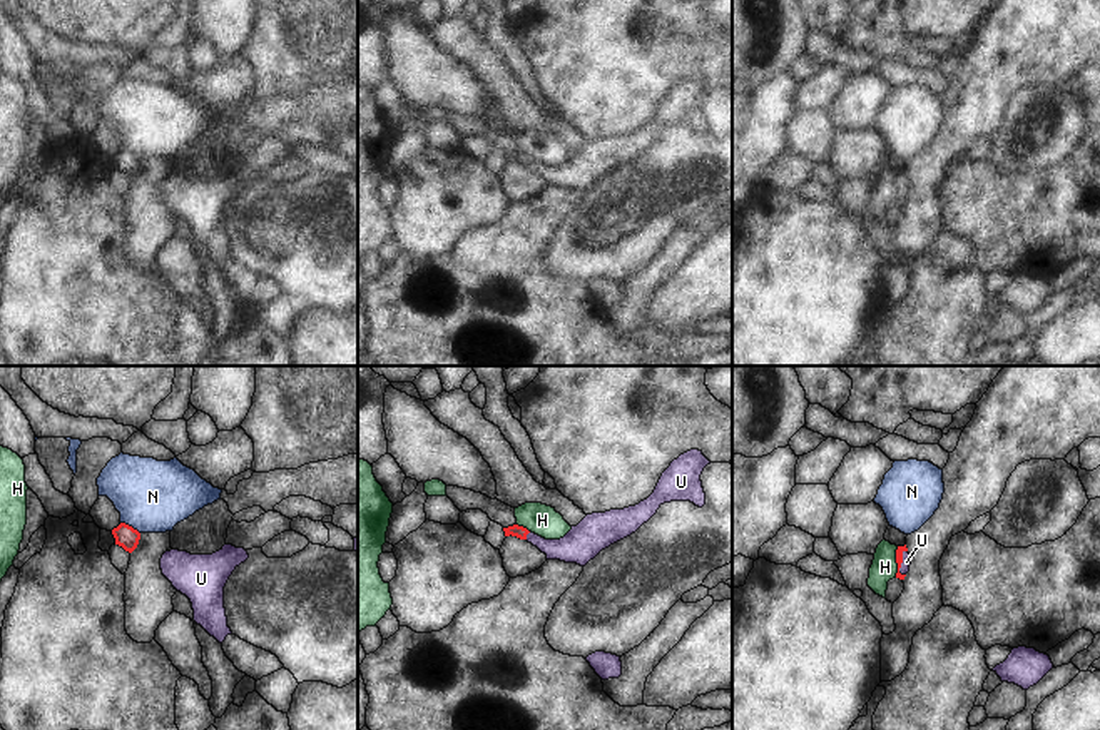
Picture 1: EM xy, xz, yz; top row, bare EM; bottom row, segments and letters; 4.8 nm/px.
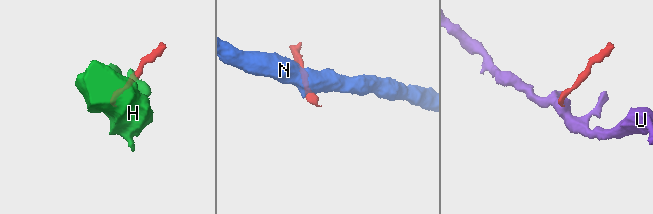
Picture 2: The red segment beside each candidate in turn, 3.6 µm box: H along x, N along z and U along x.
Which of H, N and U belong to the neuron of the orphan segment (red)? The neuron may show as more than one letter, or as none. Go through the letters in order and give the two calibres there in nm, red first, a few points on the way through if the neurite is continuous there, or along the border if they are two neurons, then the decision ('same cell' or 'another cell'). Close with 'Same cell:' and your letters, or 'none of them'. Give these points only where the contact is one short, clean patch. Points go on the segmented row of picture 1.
H: calibres 40 and 120 nm; border yz (898, 547), (895, 577); another cell
N: calibres 110 and 360 nm; border xy (121, 522), (139, 533); another cell
U: calibres 40 and 50 nm; way yz (900, 550), (901, 562), (905, 567); same cell
Same cell: U

